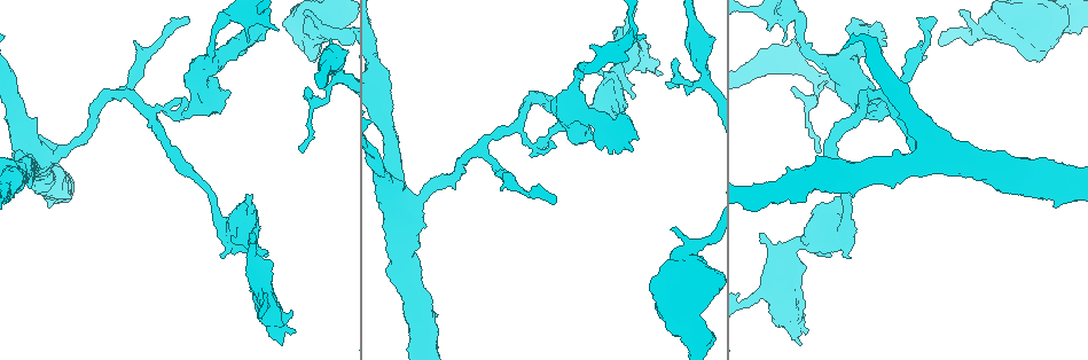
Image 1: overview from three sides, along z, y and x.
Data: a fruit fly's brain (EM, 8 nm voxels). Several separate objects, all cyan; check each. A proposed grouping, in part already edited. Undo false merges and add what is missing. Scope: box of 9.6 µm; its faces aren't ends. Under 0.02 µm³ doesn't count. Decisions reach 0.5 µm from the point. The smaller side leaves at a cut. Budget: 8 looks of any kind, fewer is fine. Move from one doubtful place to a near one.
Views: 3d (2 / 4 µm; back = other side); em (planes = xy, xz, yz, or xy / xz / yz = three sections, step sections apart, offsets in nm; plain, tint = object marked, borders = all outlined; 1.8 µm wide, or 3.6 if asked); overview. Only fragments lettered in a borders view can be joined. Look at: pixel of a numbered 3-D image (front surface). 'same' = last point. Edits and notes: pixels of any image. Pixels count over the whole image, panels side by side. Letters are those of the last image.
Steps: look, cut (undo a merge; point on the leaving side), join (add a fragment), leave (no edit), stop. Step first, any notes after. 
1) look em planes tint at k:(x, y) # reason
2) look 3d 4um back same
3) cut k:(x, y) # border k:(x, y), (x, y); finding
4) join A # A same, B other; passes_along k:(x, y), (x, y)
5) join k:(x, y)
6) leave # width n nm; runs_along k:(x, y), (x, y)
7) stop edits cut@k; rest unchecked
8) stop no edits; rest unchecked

look 3d 2um at 1:(644, 37) # branch stops here

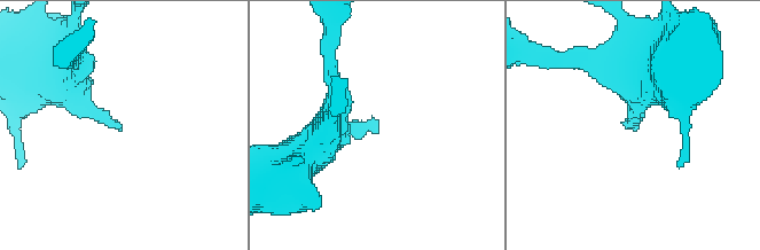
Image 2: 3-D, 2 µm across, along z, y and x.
look em planes borders at 2:(635, 129)

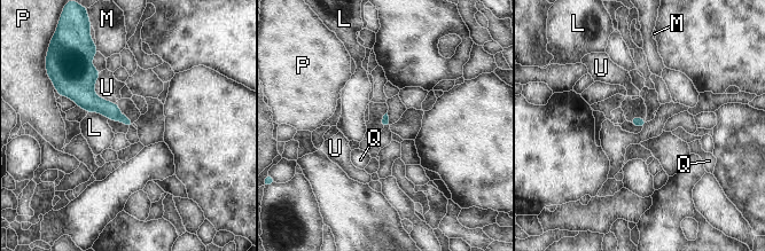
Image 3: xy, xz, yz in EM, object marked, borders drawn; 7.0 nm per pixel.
leave # L other, M other, P other, Q other, U other; runs_along 3:(70, 88), (129, 123); no lettered fragment goes on from it

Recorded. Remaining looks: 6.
look em planes borders at 1:(935, 19) # an open end

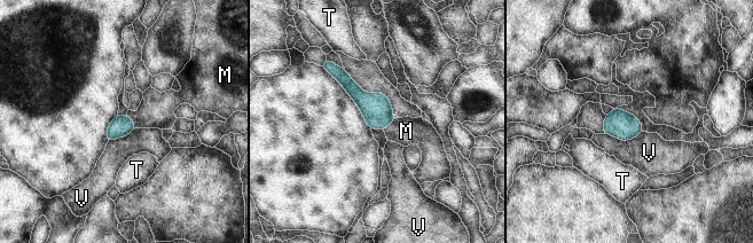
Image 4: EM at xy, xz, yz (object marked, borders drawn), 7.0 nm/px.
join M # width 150 nm; M same, T other, V other; passes_along 4:(376, 108), (389, 124), (406, 131); the neuron continues

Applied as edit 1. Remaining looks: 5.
look overview # redraw

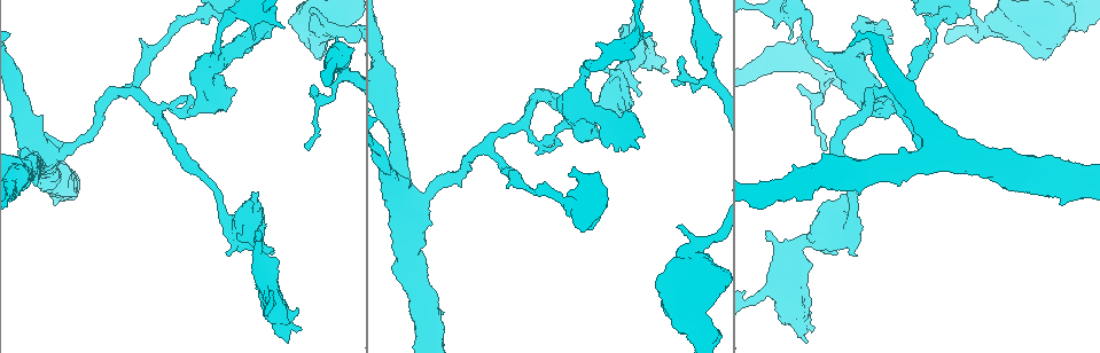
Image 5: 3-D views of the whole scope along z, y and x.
look 3d 2um at 5:(296, 308) # an open end

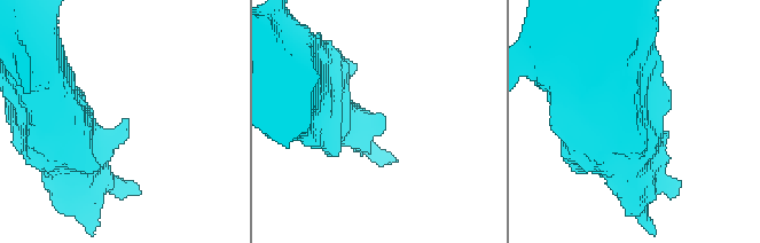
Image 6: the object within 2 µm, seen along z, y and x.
look em planes borders at 6:(384, 121)

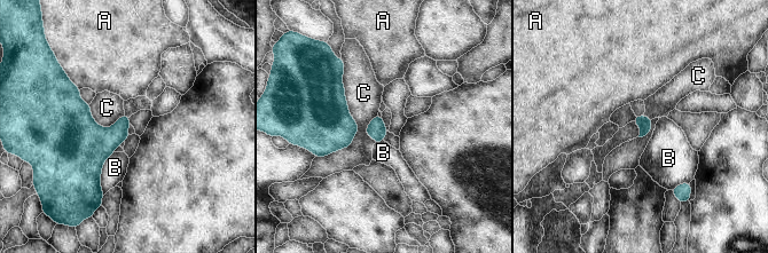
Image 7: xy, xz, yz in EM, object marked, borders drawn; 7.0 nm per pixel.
leave # longest_contact C 700 nm; A other, B other, C other; border 7:(342, 58), (358, 131), (315, 157); none of them fits

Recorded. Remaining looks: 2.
stop edits join@4; rest unchecked

